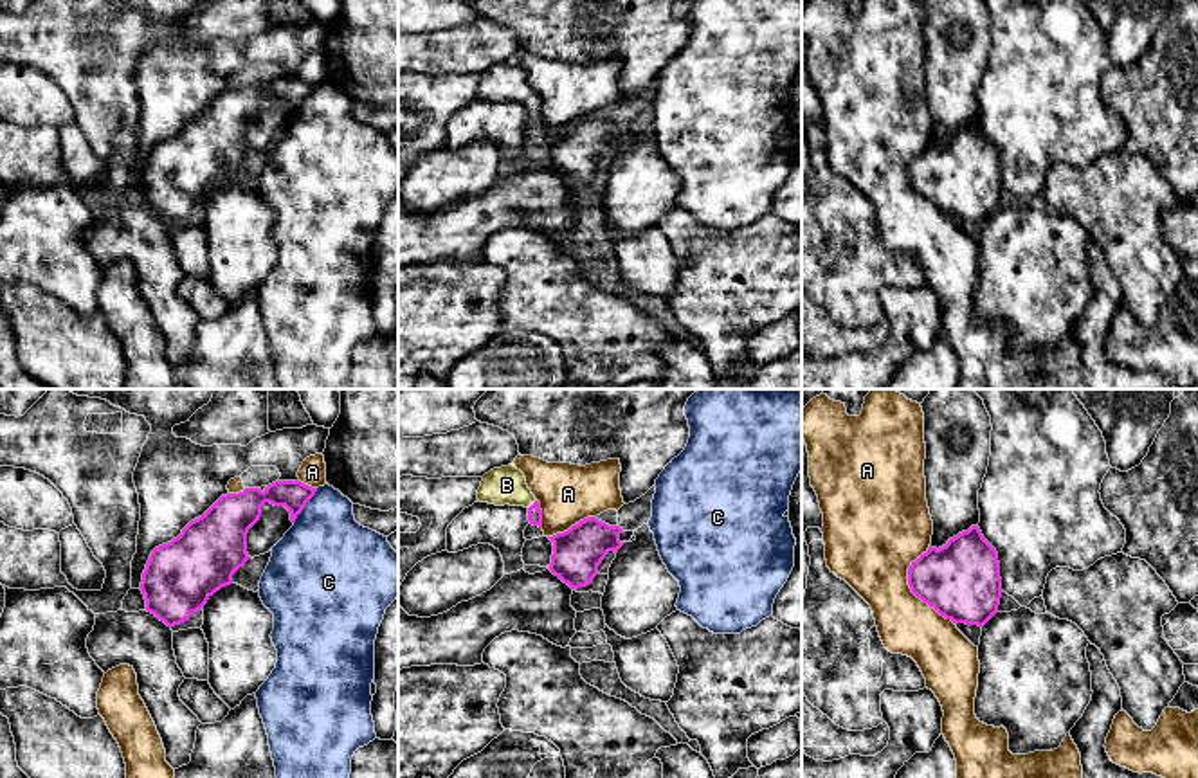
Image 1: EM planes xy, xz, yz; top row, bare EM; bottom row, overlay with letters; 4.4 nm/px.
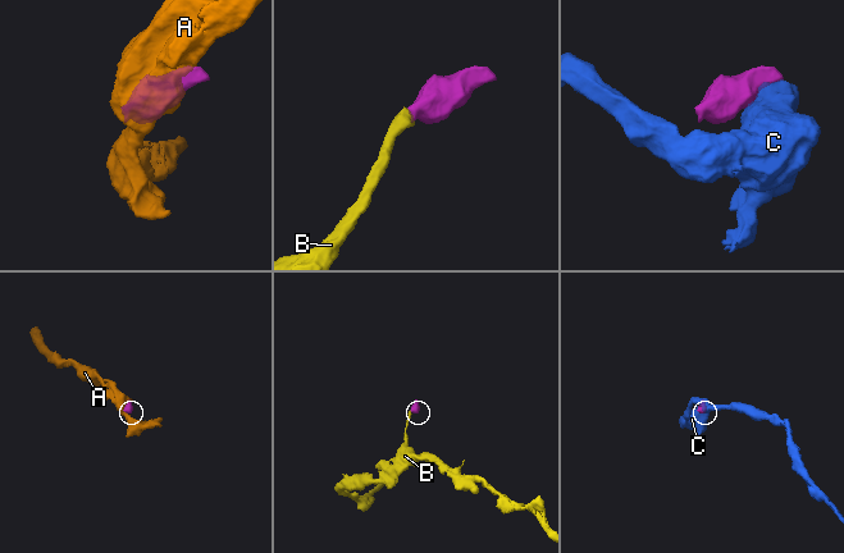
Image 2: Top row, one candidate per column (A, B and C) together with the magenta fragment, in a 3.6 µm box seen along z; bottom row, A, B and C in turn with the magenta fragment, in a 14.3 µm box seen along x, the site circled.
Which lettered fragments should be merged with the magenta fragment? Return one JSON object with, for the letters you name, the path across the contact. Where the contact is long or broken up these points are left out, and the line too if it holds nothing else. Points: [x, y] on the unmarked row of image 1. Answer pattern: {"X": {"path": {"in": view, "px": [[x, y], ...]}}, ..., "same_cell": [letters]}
{"B": {"path": {"in": "xz", "px": [[534, 108], [532, 101], [507, 81]]}}, "same_cell": ["B"]}

